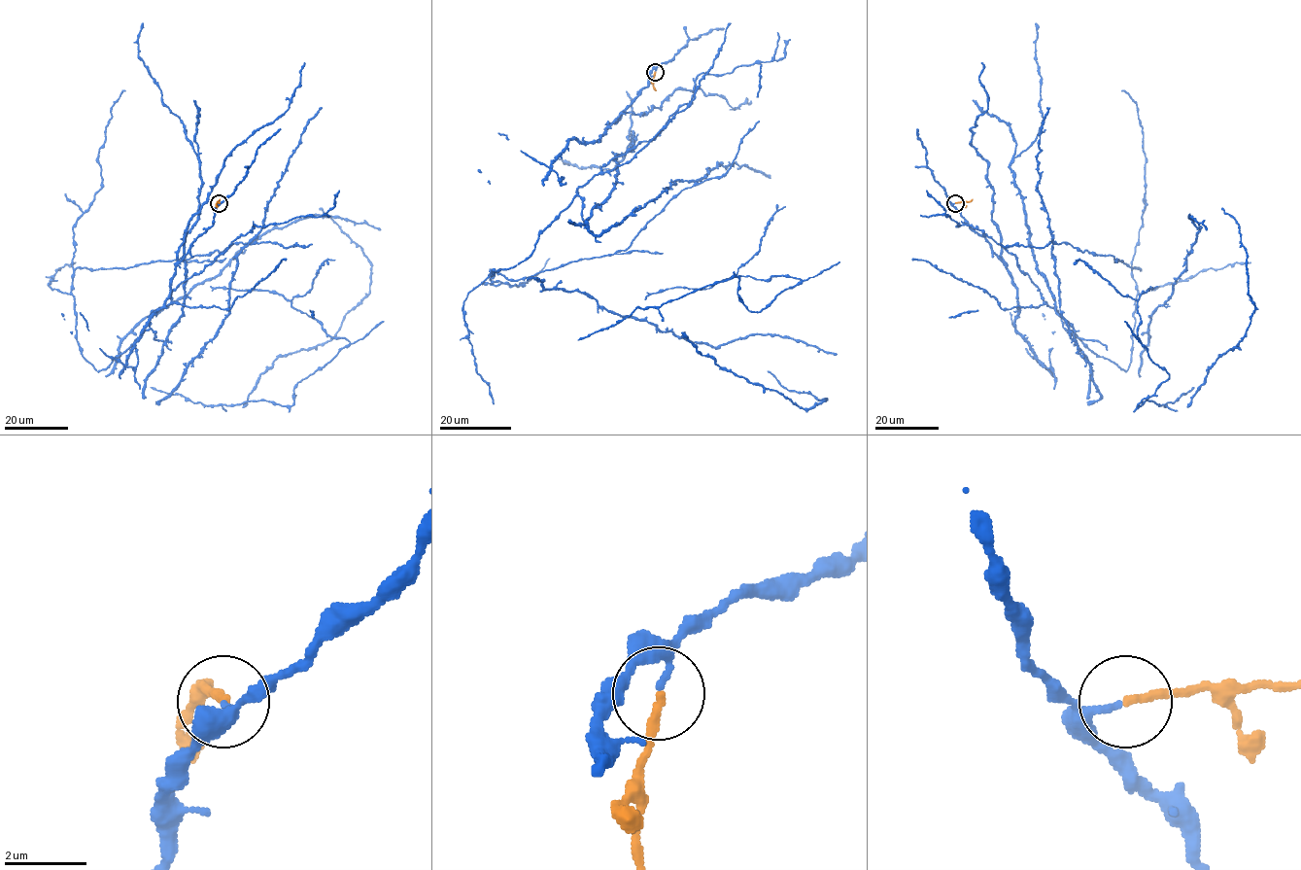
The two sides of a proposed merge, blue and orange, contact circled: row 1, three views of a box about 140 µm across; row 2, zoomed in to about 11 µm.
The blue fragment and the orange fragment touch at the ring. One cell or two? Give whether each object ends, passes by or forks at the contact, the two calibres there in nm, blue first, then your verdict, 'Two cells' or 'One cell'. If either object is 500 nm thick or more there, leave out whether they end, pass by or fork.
At the ring blue passes by. At the ring orange ends. Thickness 120 nm (blue) against 200 nm. Two cells

